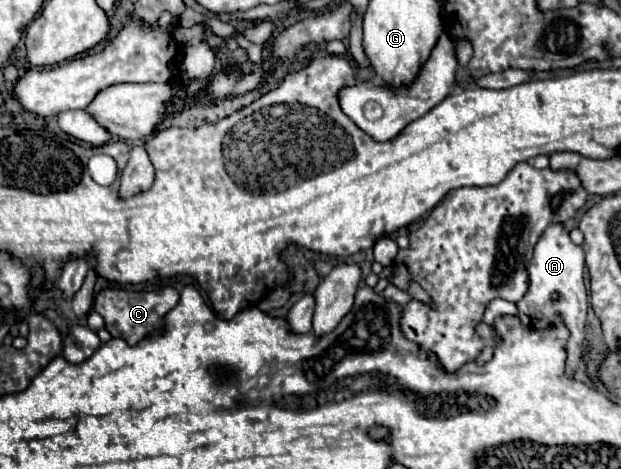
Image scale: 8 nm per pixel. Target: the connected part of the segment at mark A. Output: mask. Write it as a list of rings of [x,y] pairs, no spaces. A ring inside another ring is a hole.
[[[551,223],[541,239],[537,241],[533,249],[533,259],[529,261],[529,293],[517,303],[519,317],[523,325],[545,329],[547,325],[553,325],[555,321],[563,321],[569,331],[571,339],[567,343],[567,373],[573,375],[577,371],[577,365],[581,361],[581,347],[585,341],[585,321],[587,321],[587,291],[585,291],[585,251],[581,245],[575,245],[569,239],[569,233],[565,231],[563,223]],[[551,293],[559,293],[557,301],[551,301]]]

